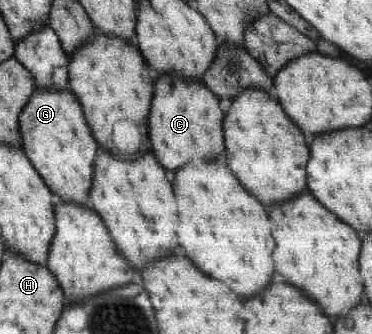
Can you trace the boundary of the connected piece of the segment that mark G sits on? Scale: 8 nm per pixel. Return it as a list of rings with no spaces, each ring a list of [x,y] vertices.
[[[35,87],[19,116],[21,149],[30,165],[44,181],[55,200],[89,206],[87,200],[93,179],[92,162],[99,146],[84,120],[80,103],[68,89],[43,90]]]

